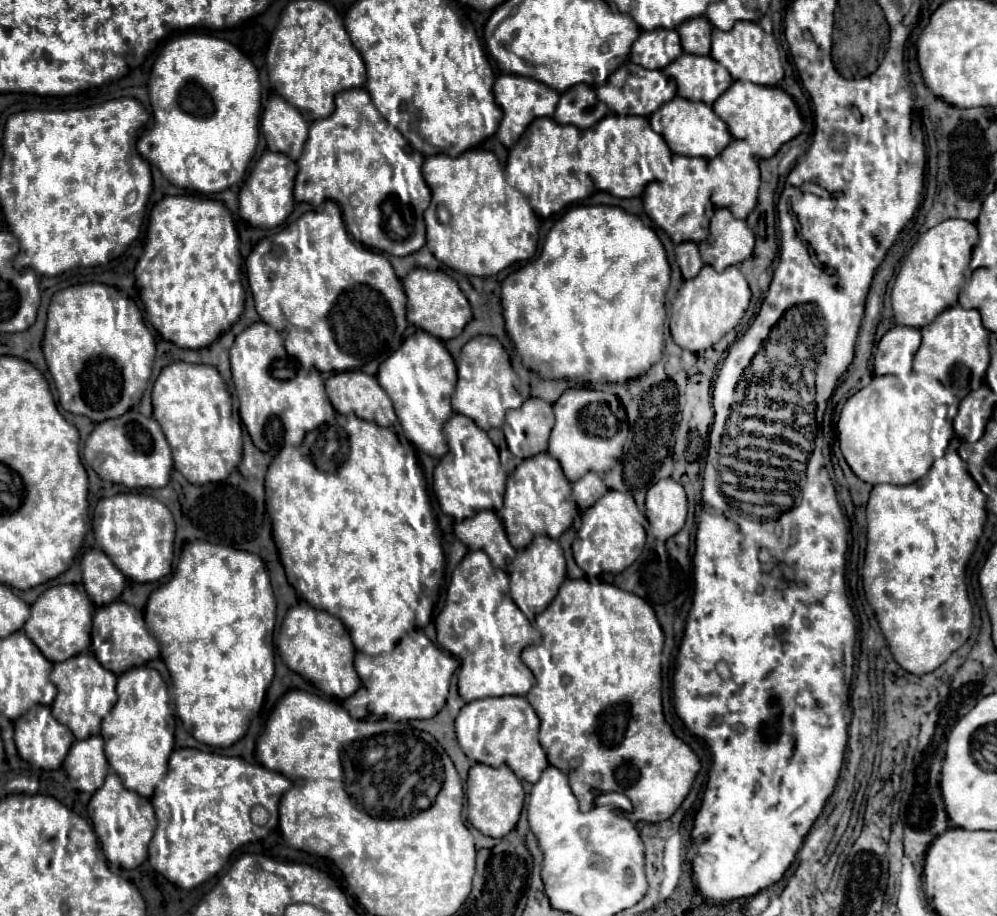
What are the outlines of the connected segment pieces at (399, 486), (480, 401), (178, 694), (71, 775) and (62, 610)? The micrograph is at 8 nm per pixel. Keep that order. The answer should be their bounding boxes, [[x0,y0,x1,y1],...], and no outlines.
[[266,414,444,656],[451,334,524,430],[146,540,276,748],[62,736,108,792],[24,584,92,662]]

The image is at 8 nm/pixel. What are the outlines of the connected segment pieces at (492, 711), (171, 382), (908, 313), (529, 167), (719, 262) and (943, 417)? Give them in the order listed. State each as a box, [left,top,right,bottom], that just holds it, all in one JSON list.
[[456,696,548,782],[152,362,243,484],[892,220,978,328],[506,118,604,218],[698,208,754,270],[838,360,960,484]]

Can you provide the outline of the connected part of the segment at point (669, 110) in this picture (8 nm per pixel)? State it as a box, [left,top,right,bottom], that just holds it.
[649,96,732,158]

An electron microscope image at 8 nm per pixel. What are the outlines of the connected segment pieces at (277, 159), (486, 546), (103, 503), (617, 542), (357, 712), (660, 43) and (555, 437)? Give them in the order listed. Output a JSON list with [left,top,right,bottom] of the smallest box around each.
[[239,150,296,228],[454,510,516,572],[94,492,174,582],[572,490,646,577],[342,686,368,718],[630,30,682,68],[548,388,628,482]]

